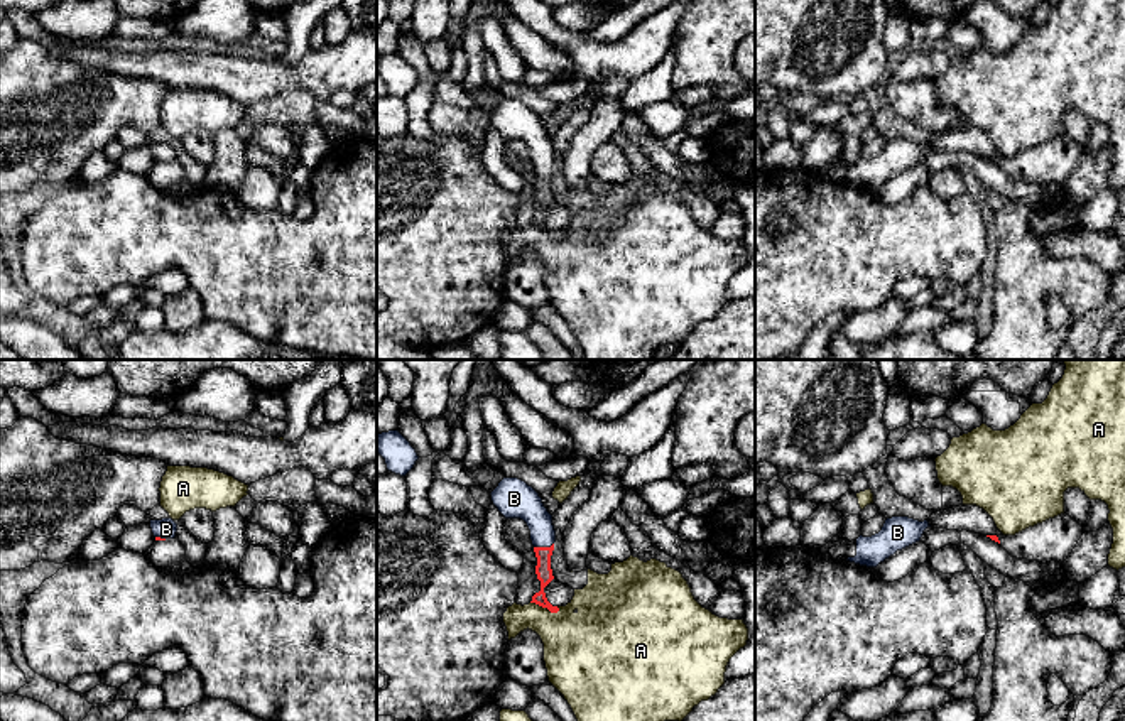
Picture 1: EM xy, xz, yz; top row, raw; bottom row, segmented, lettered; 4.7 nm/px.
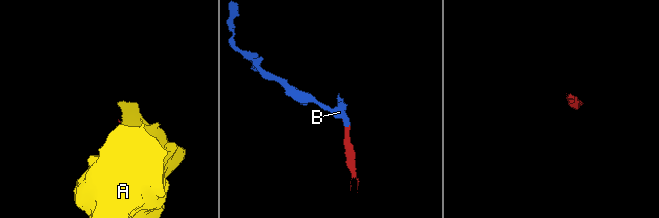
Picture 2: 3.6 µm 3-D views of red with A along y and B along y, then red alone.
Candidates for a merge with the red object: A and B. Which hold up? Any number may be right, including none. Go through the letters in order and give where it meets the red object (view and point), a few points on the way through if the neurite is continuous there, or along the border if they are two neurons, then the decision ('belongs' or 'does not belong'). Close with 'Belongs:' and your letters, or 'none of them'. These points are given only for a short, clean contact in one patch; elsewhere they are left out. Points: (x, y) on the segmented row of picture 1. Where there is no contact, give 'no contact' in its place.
A: xz (546, 607) | does not belong
B: xz (543, 547) | across xz (543, 569), (543, 547), (539, 520), (521, 500) | belongs
Belongs: B

